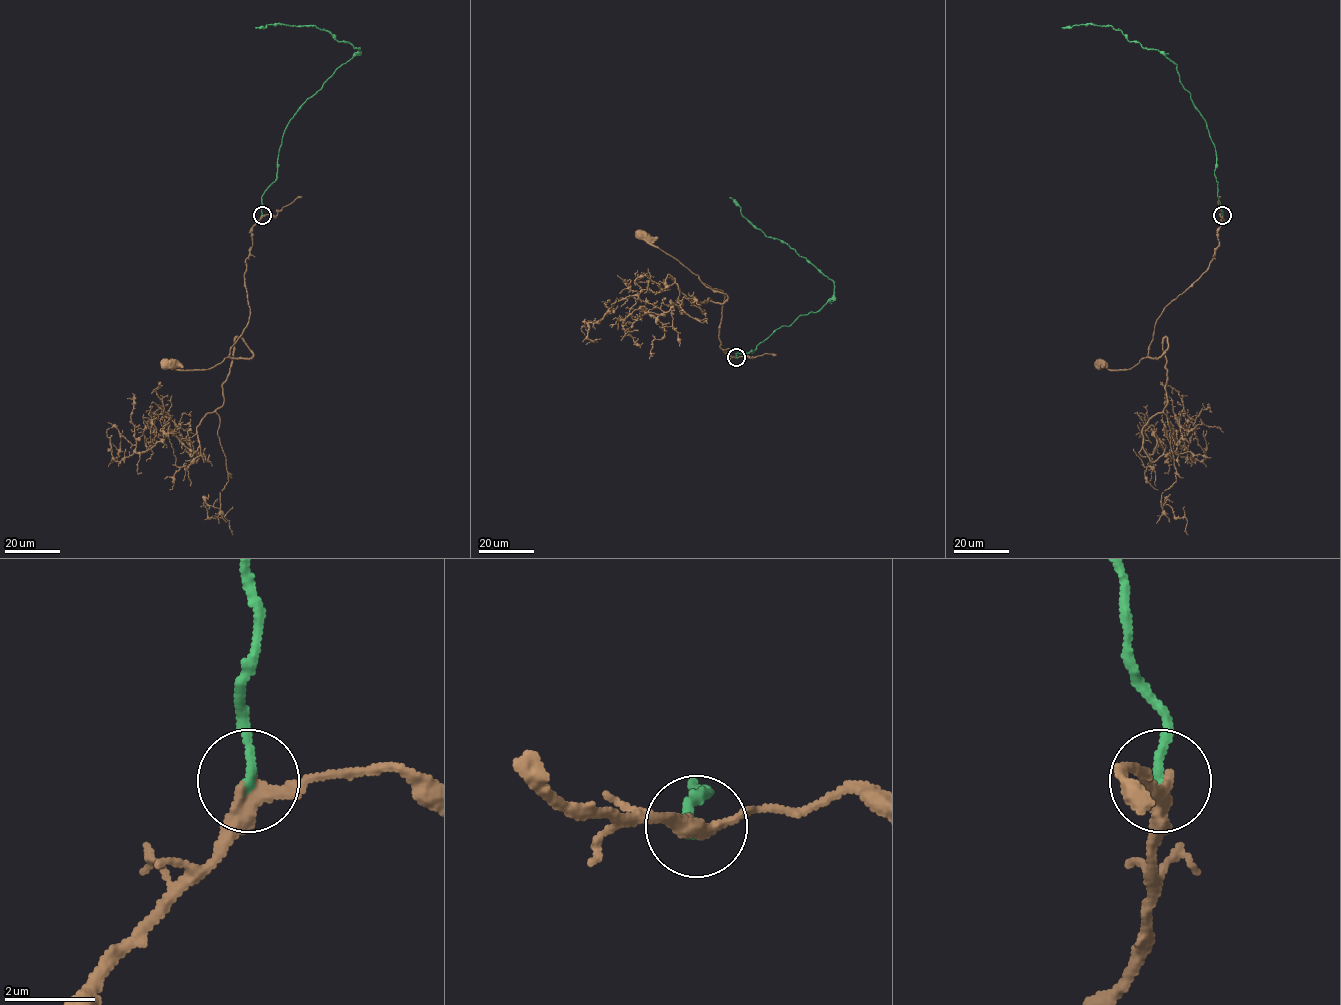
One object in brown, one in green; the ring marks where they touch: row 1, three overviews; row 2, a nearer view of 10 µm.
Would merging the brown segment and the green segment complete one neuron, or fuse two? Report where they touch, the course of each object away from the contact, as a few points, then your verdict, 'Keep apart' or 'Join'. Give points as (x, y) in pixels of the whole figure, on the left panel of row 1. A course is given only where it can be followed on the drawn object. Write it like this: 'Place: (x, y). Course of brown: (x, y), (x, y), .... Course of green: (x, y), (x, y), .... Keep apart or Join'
Place: (262, 215). Course of brown: (262, 215), (252, 228), (252, 246), (246, 261), (249, 319), (230, 354), (207, 369), (176, 370), (165, 364). Course of green: (262, 215), (261, 196), (276, 177), (278, 149), (290, 119), (359, 49), (314, 25), (255, 28). Join

